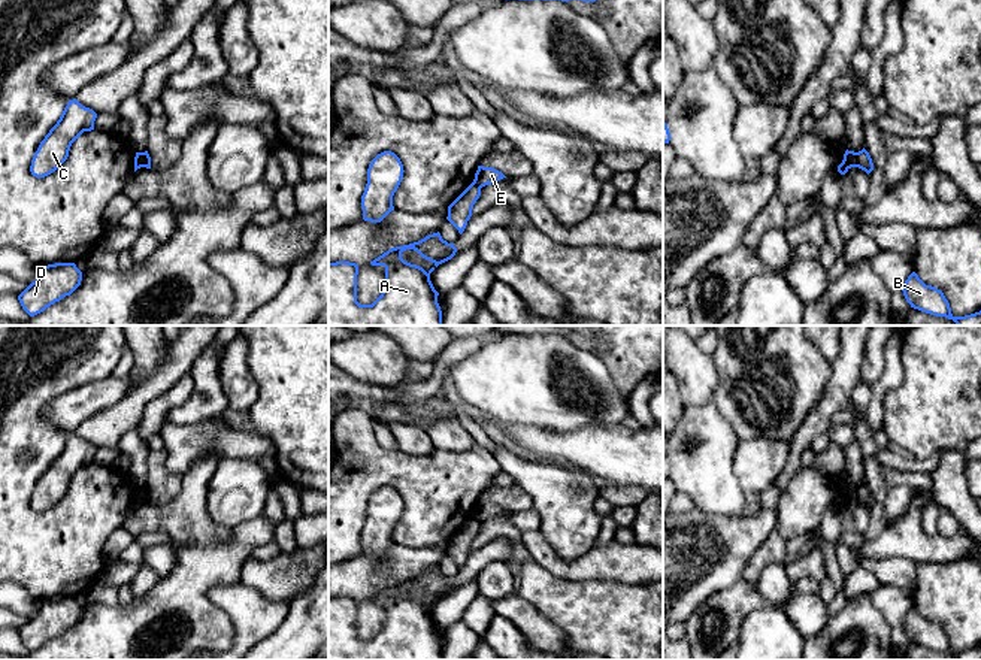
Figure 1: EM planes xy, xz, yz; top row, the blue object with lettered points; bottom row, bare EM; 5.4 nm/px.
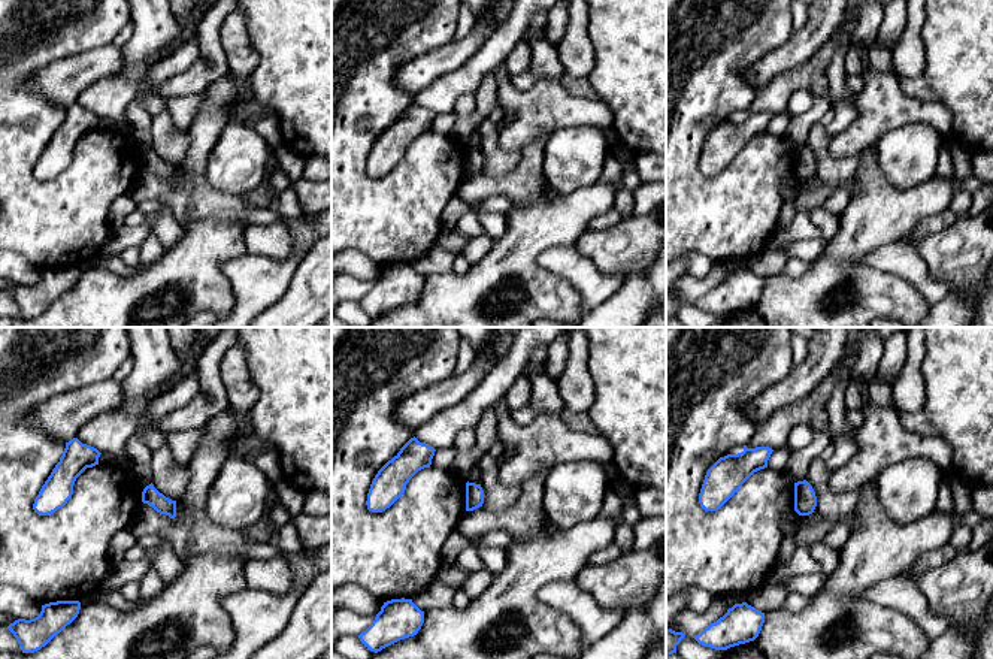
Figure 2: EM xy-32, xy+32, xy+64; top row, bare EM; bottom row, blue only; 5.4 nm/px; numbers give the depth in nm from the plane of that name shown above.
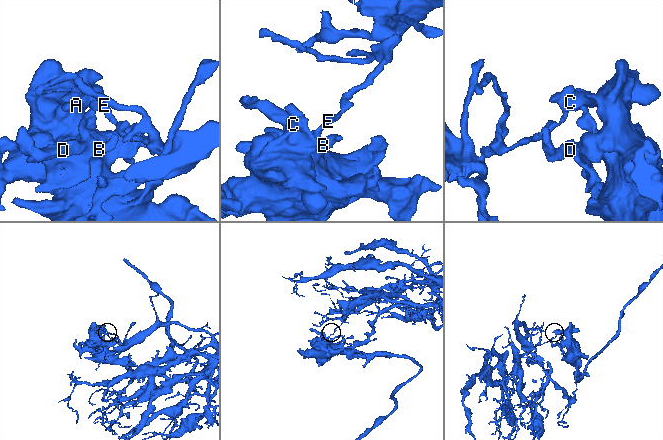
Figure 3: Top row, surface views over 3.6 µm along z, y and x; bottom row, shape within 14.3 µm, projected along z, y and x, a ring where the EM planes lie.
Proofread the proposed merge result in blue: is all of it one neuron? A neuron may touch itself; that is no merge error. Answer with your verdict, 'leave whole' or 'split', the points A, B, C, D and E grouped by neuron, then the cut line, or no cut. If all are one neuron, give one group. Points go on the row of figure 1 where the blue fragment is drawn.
split; A B C D / E; cut in yz along (856, 153), (857, 166)

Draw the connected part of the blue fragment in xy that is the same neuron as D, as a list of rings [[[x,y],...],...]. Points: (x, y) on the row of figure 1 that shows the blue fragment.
[[[55,263],[40,267],[39,278],[31,282],[18,300],[22,309],[34,317],[46,308],[70,296],[82,281],[82,272],[75,263]]]

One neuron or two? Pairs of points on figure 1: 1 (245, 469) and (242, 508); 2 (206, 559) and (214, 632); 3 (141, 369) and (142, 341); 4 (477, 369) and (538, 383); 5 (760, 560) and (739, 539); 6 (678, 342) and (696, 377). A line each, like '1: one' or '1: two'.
1: one
2: one
3: one
4: one
5: two
6: one

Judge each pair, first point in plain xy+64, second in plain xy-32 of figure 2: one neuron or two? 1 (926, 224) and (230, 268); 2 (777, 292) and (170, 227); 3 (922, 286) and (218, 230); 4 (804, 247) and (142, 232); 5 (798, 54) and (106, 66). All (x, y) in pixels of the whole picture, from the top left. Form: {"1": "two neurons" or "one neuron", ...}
{"1": "two neurons", "2": "two neurons", "3": "two neurons", "4": "two neurons", "5": "one neuron"}

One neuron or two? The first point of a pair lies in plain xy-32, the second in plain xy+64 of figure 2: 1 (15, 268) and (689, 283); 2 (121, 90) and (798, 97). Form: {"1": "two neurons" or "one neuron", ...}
{"1": "two neurons", "2": "two neurons"}

